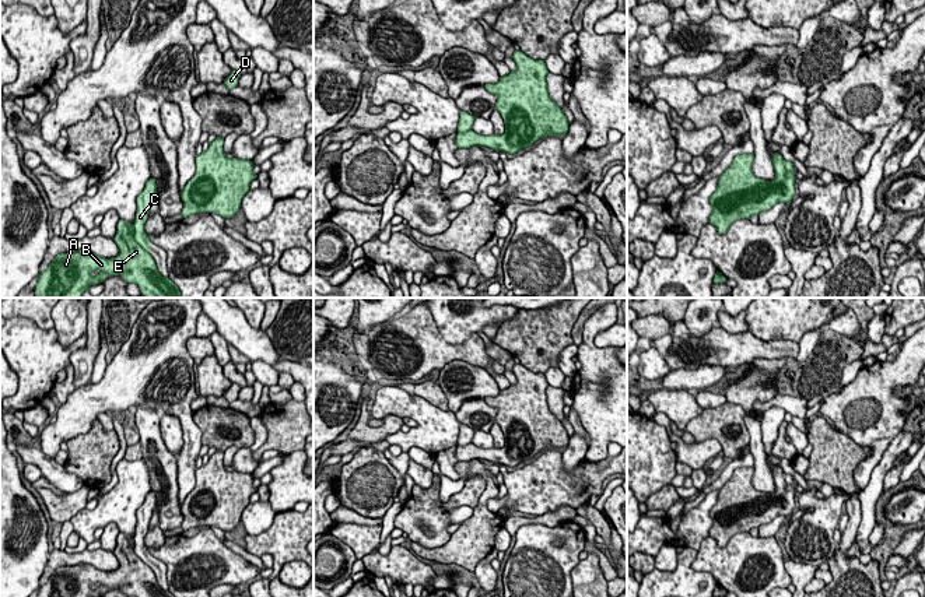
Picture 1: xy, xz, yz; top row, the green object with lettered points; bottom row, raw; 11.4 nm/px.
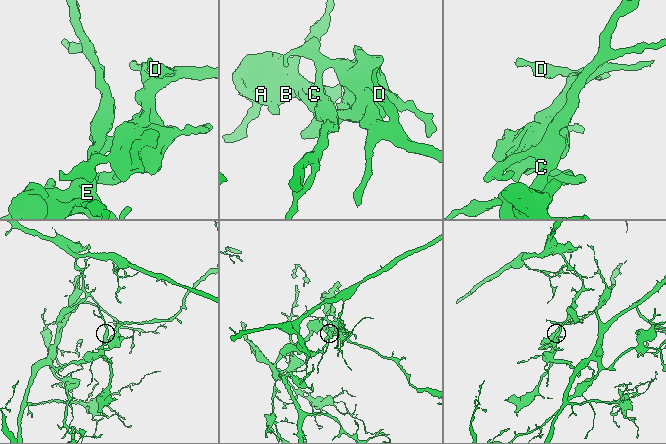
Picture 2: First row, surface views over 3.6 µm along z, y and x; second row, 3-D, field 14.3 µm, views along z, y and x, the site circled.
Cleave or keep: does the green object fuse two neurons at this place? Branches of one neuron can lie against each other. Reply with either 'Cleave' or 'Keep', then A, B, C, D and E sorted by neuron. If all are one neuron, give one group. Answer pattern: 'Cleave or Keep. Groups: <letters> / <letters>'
Cleave. Groups: A B D E / C

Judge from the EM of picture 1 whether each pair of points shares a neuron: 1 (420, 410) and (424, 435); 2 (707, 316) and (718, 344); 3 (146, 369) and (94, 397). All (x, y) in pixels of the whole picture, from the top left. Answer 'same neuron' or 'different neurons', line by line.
1: same neuron
2: different neurons
3: same neuron

